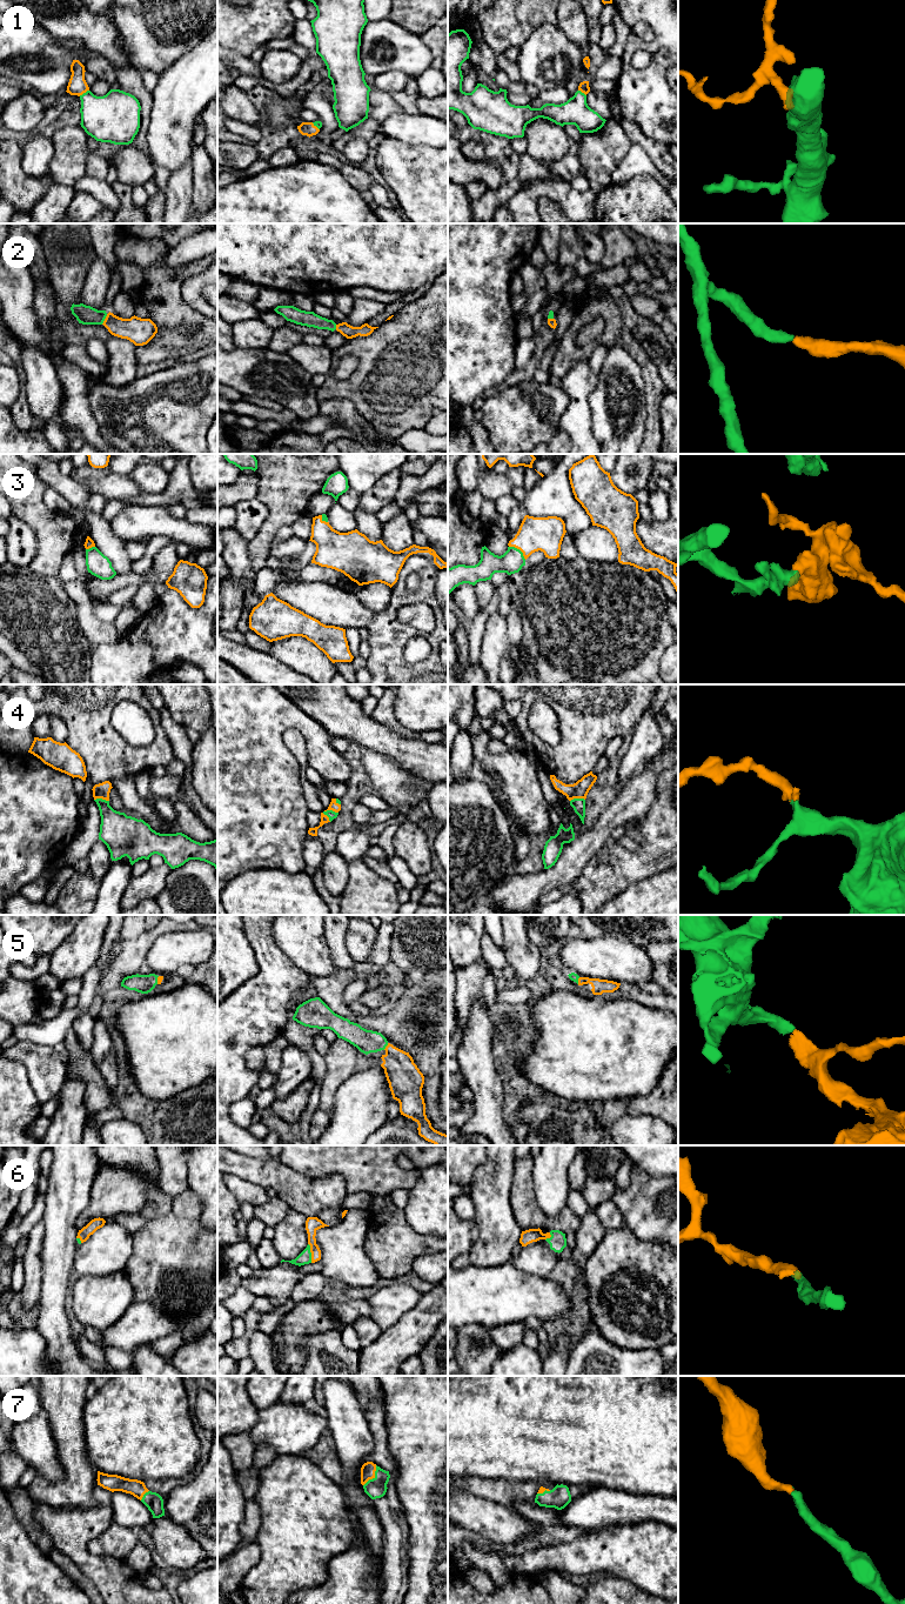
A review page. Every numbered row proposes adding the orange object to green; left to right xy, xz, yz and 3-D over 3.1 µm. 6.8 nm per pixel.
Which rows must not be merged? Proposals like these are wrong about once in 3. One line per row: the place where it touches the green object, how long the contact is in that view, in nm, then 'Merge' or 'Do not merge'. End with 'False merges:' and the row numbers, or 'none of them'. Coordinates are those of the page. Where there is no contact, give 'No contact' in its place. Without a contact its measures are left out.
1: Touches green at xy (84, 93). Shared border 80 nm. Merge
2: Touches green at xy (105, 318). Shared border 80 nm. Merge
3: Touches green at yz (518, 549). Shared border 150 nm. Merge
4: Touches green at xz (329, 810). Shared border 110 nm. Merge
5: Touches green at xz (386, 1046). Shared border 60 nm. Merge
6: Touches green at xz (310, 1252). Shared border 140 nm. Merge
7: Touches green at xz (375, 1476). Shared border 170 nm. Merge
False merges: none of them

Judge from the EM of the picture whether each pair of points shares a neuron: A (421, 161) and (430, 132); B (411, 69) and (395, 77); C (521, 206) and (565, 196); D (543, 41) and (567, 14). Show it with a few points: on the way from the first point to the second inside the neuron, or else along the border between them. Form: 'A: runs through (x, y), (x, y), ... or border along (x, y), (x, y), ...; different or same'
A: border along (399, 139), (408, 144), (423, 144), (435, 148); different
B: border along (377, 74), (384, 71), (402, 71), (409, 78); different
C: runs through (531, 195), (535, 192), (555, 192); same
D: border along (557, 26), (577, 46); different

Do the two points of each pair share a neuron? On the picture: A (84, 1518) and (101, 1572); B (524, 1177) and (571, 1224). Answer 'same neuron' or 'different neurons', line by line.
A: same neuron
B: same neuron

